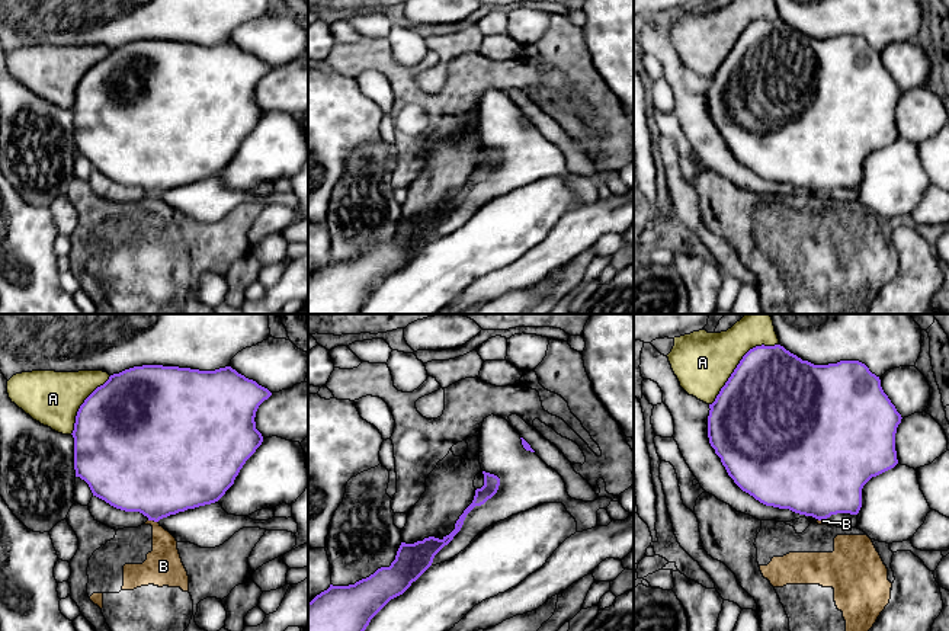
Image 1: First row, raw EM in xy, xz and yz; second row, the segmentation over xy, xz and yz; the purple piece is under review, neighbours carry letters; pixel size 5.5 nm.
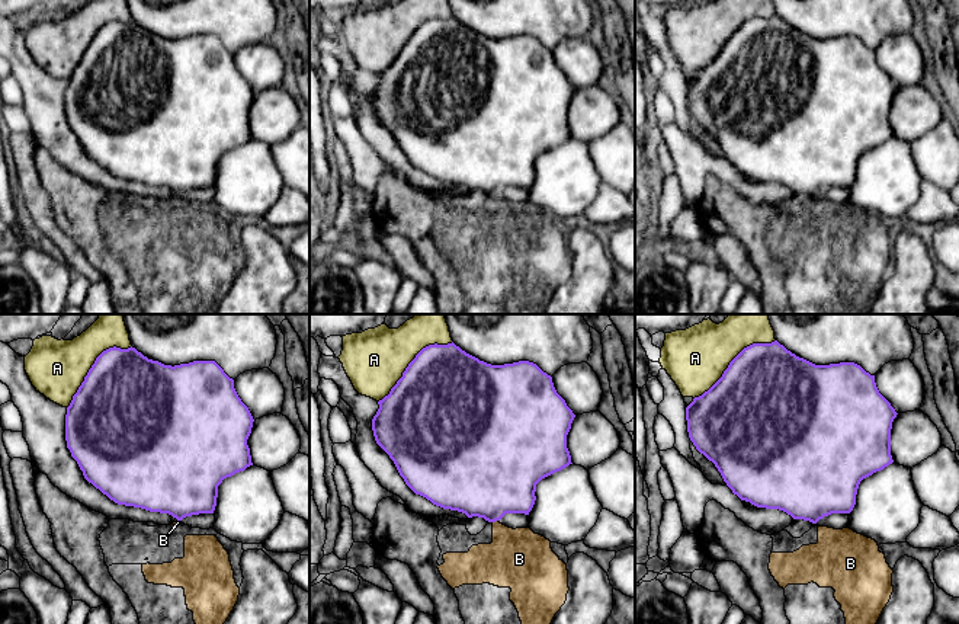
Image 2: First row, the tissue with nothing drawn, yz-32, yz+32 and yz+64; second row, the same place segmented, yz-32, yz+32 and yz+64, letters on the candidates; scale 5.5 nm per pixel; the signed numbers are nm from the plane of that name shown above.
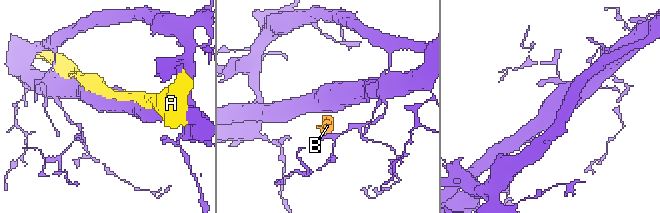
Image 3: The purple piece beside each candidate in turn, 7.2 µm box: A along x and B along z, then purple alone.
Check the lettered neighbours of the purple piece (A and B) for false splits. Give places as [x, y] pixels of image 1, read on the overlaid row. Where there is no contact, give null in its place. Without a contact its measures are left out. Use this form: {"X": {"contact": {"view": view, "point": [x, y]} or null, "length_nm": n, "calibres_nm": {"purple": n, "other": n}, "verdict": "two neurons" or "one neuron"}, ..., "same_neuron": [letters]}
{"A": {"contact": {"view": "yz", "point": [738, 364]}, "length_nm": 500, "calibres_nm": {"purple": 500, "other": 320}, "verdict": "two neurons"}, "B": {"contact": {"view": "xy", "point": [153, 519]}, "length_nm": 60, "calibres_nm": {"purple": 460, "other": 190}, "verdict": "two neurons"}, "same_neuron": []}

